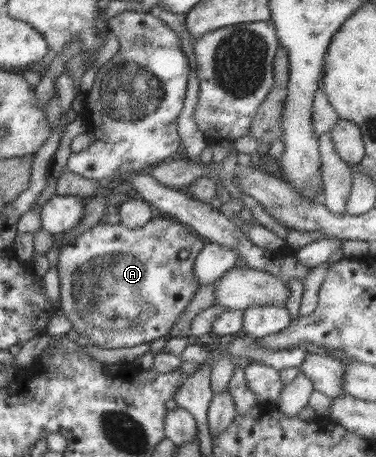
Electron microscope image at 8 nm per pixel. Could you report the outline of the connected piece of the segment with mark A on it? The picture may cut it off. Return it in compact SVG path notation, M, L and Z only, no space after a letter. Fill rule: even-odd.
M159 212L136 229L100 221L77 235L72 242L65 242L58 253L56 271L60 285L60 310L80 337L86 337L100 349L132 347L166 337L200 287L192 274L192 267L204 244L204 239L191 229L186 231L186 227L172 216ZM181 249L188 252L188 257L182 261L177 257Z

